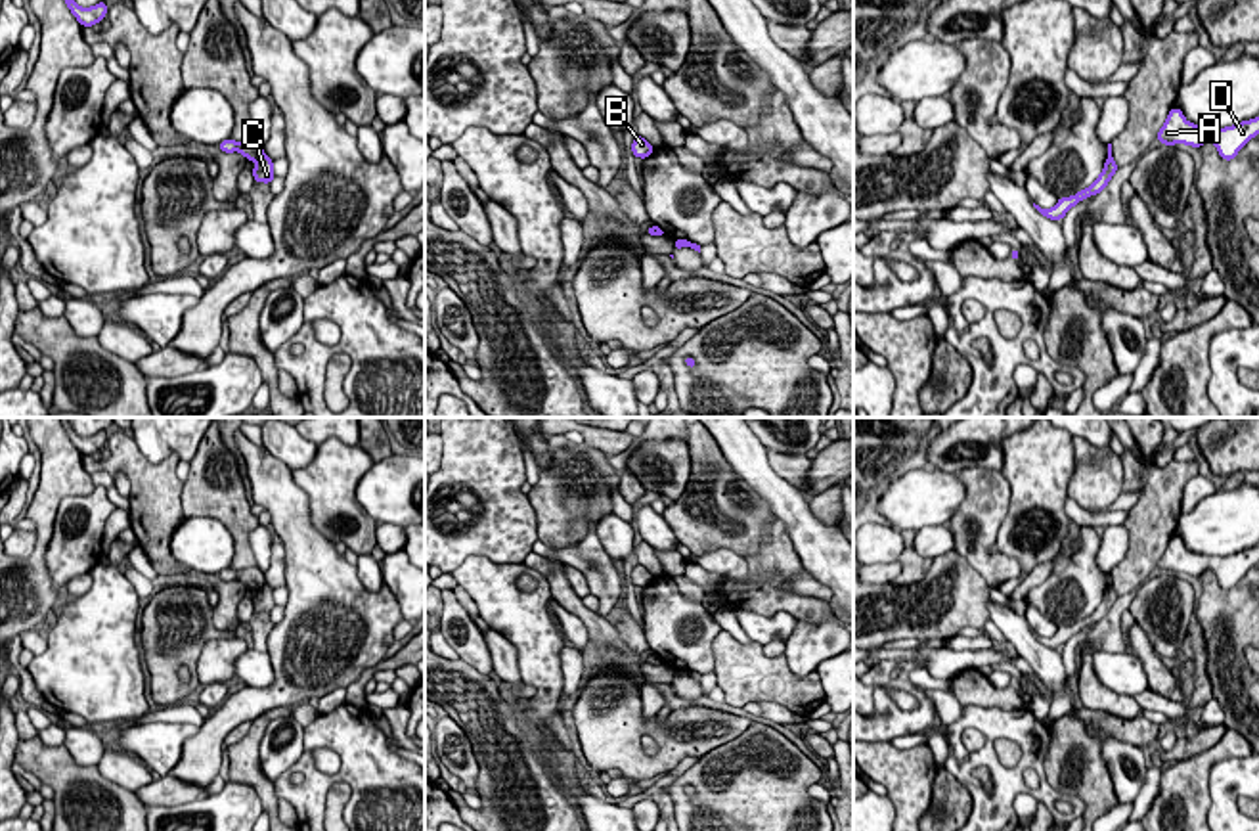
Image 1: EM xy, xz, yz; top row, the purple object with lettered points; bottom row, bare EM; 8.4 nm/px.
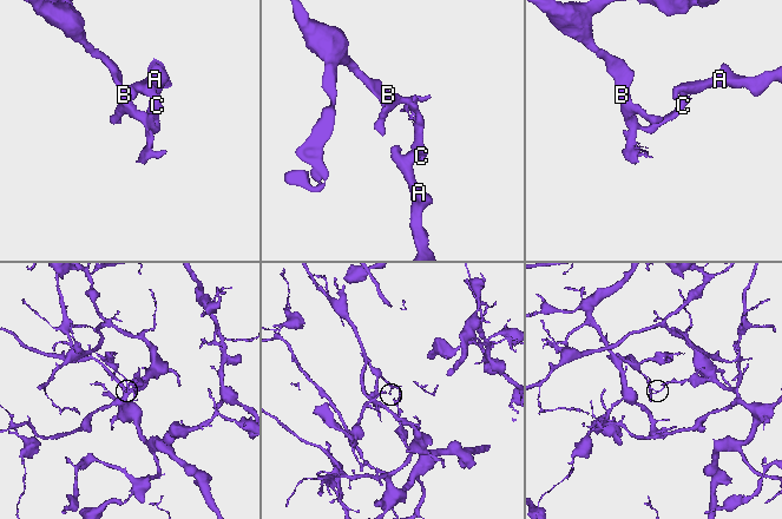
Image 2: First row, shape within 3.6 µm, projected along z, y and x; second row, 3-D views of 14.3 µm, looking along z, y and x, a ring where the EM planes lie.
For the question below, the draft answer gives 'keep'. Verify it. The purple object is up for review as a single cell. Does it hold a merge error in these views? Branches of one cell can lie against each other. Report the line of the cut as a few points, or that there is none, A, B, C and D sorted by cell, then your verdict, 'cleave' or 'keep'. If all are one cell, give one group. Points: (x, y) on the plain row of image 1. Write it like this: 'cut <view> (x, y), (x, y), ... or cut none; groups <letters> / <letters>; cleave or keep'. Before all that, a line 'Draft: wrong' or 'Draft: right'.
Draft: wrong
cut xy (265, 584), (257, 590); groups A D / B C; cleave

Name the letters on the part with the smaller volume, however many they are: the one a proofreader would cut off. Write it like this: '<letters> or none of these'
B, C

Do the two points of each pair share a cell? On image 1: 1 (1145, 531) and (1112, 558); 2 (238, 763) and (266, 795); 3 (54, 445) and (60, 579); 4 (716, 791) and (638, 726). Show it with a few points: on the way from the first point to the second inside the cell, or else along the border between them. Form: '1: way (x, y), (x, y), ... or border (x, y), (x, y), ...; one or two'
1: border (1124, 525), (1127, 531), (1127, 552), (1110, 571); two
2: way (245, 768), (265, 787); one
3: border (94, 487), (60, 502), (43, 556); two
4: border (737, 736), (699, 759); two

